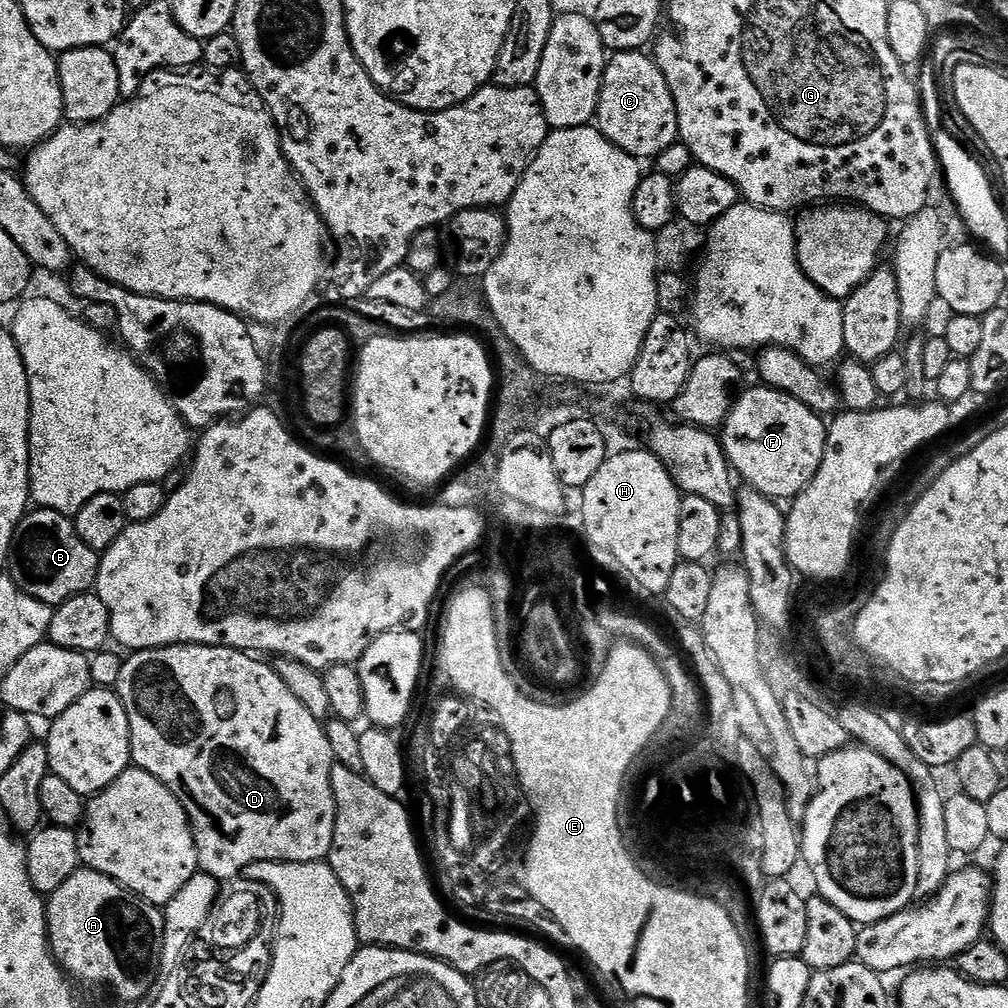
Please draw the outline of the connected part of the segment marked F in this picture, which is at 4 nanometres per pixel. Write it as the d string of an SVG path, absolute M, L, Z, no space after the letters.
M769 386L759 387L748 388L735 397L732 409L728 411L728 417L722 425L724 453L728 455L728 462L737 477L743 483L745 480L744 484L749 489L756 489L772 501L788 502L799 496L801 490L812 483L814 474L818 474L828 441L828 424L821 413L803 404L791 393Z

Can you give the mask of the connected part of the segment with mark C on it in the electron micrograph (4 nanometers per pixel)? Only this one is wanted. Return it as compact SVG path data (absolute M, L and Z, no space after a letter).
M644 50L617 52L609 59L602 78L602 90L595 118L600 133L607 140L614 142L614 146L618 146L626 154L636 157L641 162L651 161L658 154L662 154L666 146L677 143L680 134L678 110L674 106L670 86L655 59L649 53L647 56L646 53L647 51Z

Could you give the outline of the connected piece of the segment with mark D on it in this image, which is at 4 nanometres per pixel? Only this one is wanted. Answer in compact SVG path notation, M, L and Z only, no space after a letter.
M171 644L165 648L142 648L133 651L127 657L122 666L122 674L118 678L114 689L120 701L124 704L124 709L128 715L130 722L130 746L132 747L132 764L137 768L146 770L150 774L154 774L162 781L166 781L170 791L176 795L182 802L182 806L186 810L189 820L192 822L192 833L194 834L194 842L196 843L196 853L198 854L198 862L200 863L199 871L206 872L210 876L216 877L217 881L232 880L240 871L251 869L252 865L261 862L324 862L328 859L328 851L332 848L334 842L334 830L336 829L336 803L334 802L334 790L332 789L332 765L334 757L332 757L332 740L324 733L321 717L310 714L310 710L302 704L294 694L294 690L290 690L288 683L282 679L279 671L275 667L272 668L268 664L263 664L263 659L257 658L255 655L247 652L240 652L237 648L219 648L218 646L210 646L209 644Z

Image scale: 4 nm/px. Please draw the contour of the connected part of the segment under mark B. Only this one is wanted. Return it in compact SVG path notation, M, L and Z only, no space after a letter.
M36 508L25 512L14 530L7 567L10 569L12 579L22 591L38 598L43 604L55 606L89 591L95 585L96 575L100 569L100 556L93 548L86 546L86 542L82 542L73 517L64 516L61 512L49 508Z

